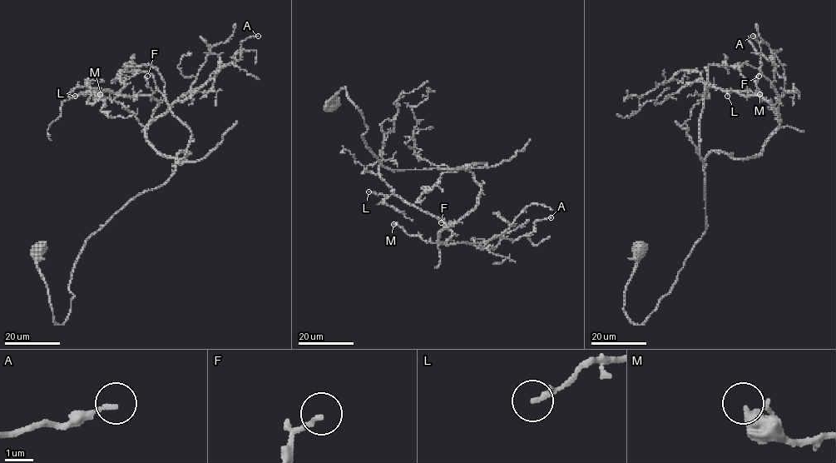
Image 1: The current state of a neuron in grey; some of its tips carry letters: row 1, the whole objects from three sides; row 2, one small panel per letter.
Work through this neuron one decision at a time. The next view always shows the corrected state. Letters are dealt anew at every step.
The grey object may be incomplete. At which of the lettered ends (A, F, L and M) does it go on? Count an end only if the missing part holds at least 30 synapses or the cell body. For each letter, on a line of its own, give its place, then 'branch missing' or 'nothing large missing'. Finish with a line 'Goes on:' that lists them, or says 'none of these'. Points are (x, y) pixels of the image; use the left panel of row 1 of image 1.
A: place (258, 36); nothing large missing
F: place (147, 76); nothing large missing
L: place (75, 96); nothing large missing
M: place (100, 94); nothing large missing
Goes on: none of these

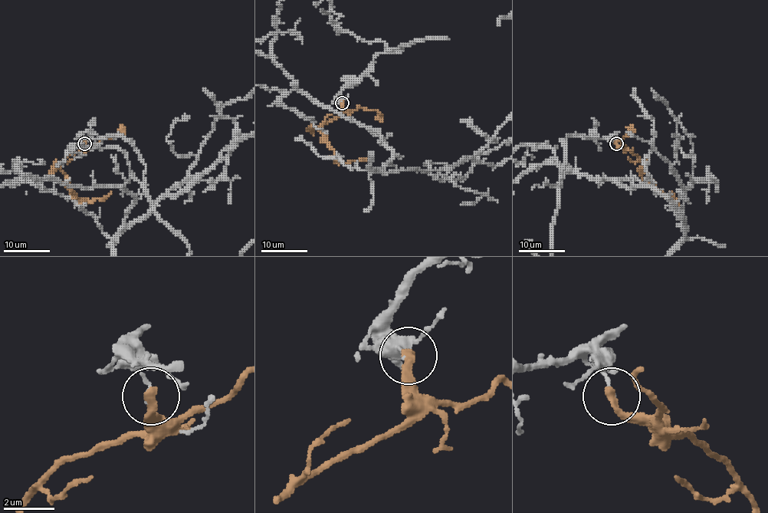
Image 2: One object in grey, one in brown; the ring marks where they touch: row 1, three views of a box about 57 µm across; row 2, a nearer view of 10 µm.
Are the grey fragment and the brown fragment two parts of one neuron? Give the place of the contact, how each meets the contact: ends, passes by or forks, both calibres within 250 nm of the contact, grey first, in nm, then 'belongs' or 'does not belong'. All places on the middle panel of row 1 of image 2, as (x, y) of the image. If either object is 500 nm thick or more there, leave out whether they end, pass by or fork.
at (342, 103); grey ends there; brown ends there; 140 nm thick on the grey side, 340 nm on the other; does not belong

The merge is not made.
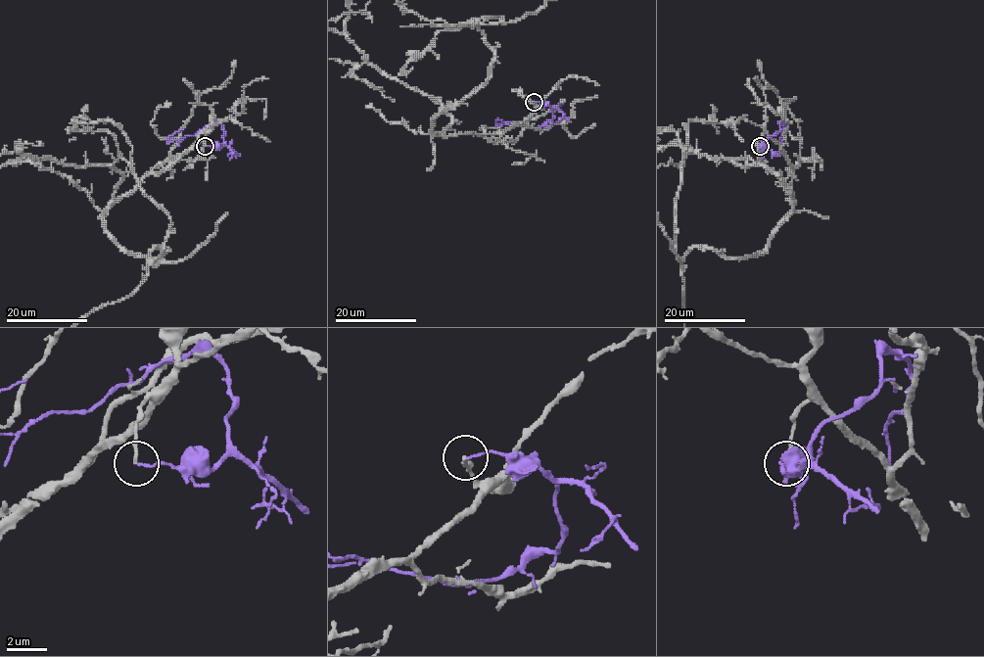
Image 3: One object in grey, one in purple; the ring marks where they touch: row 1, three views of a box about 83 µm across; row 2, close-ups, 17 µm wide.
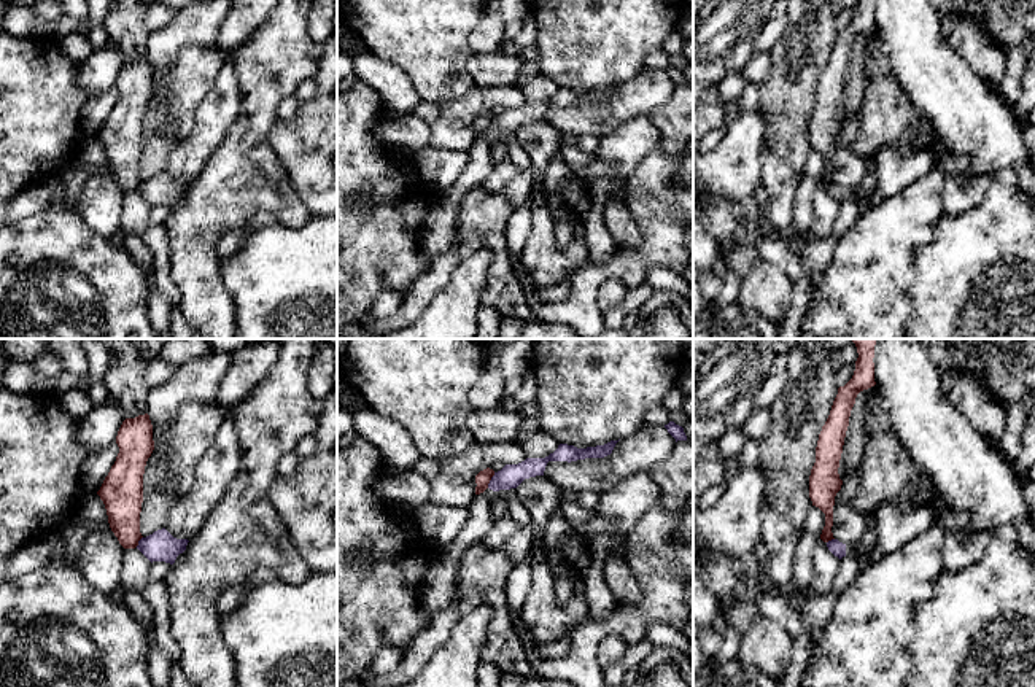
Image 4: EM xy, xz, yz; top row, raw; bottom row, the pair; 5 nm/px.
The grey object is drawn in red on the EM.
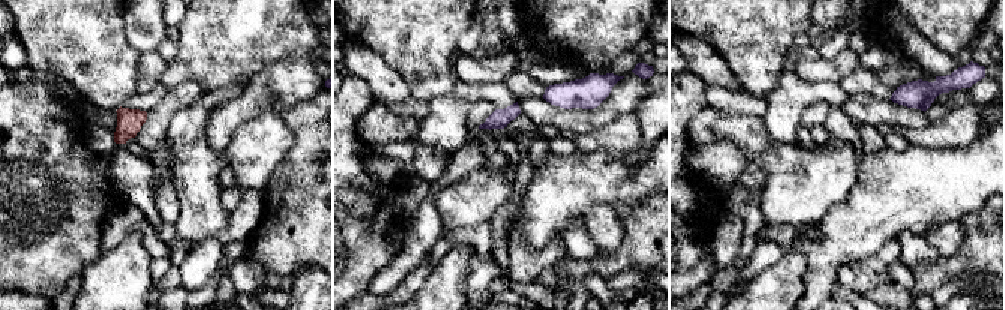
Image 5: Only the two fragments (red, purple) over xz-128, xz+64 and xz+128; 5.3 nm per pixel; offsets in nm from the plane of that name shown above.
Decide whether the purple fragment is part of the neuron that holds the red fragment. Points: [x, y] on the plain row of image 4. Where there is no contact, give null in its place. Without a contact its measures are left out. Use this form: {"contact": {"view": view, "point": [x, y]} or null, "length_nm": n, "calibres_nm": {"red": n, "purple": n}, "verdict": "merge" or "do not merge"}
{"contact": {"view": "xz", "point": [490, 123]}, "length_nm": 90, "calibres_nm": {"red": 80, "purple": 120}, "verdict": "do not merge"}

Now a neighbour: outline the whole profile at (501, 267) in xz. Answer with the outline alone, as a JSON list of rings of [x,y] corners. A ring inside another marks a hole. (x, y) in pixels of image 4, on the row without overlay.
[[[488,234],[482,239],[482,246],[490,250],[493,254],[488,277],[499,278],[506,283],[502,293],[496,299],[494,309],[502,316],[515,316],[523,321],[536,320],[531,312],[531,305],[523,296],[521,283],[517,280],[517,275],[514,272],[506,235]]]

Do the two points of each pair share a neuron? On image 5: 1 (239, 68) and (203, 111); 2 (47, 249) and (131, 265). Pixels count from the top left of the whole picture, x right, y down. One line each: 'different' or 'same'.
1: different
2: different

